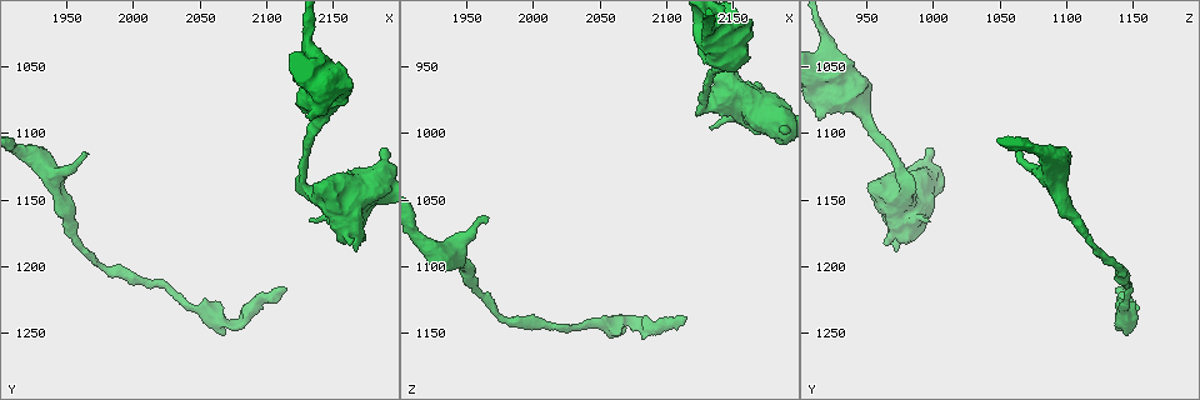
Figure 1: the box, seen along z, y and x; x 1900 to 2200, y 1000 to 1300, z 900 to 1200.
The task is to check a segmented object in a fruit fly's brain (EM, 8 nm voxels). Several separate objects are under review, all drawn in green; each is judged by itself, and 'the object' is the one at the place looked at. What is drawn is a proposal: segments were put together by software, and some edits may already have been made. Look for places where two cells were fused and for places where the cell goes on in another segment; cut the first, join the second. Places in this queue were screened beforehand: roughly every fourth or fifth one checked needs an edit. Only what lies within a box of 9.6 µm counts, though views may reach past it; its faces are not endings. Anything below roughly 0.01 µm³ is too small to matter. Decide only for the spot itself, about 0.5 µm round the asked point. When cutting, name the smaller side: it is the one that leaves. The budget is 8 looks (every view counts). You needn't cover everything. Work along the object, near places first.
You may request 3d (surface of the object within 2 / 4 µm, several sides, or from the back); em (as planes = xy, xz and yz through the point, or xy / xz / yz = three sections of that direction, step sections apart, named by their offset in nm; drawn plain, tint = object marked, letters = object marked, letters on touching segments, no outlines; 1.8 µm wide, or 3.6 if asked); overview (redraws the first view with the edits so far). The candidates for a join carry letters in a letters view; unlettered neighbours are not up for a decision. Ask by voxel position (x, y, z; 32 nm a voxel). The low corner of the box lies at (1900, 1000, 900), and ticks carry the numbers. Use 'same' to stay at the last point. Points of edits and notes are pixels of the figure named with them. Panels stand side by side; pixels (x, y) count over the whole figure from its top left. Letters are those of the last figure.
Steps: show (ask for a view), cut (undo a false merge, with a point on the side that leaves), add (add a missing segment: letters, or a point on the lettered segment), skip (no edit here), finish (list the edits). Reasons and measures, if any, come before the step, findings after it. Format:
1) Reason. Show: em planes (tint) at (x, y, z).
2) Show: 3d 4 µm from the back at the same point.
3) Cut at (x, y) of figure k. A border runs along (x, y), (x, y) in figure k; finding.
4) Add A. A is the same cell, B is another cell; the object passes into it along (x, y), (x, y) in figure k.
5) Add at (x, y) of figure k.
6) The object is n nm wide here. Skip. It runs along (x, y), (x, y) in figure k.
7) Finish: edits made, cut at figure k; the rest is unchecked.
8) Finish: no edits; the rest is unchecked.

End of a long branch. Show: em planes (letters) at (2116, 1218, 1138).

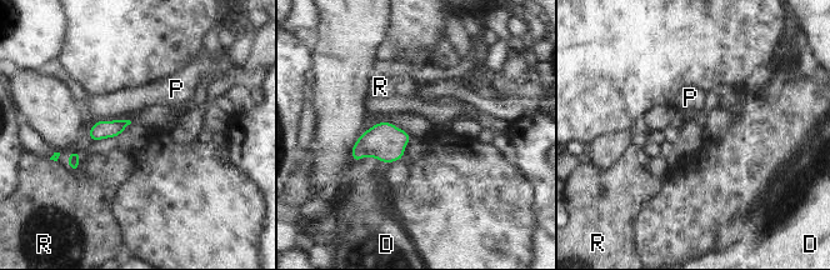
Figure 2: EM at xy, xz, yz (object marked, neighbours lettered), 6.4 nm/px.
Skip. D, P and R are other cells; a border runs along (126, 119), (95, 121) in figure 2; no lettered segment goes on from it.

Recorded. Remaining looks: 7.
An open end. Show: em planes (letters) at (1966, 1114, 1064).

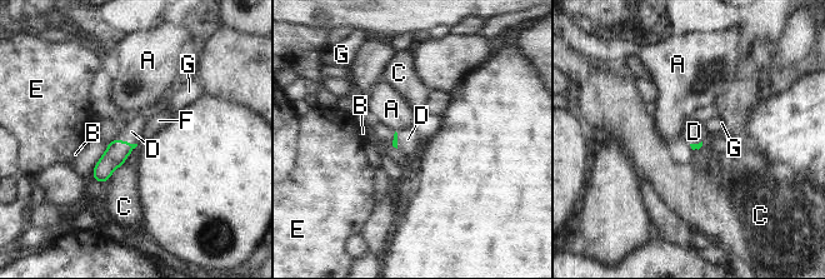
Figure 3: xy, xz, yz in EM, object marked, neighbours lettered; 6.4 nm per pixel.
Add D. D is the same cell, A, B, C, E, F and G are other cells; the object passes into it along (116, 153), (126, 142), (131, 131) in figure 3; it goes on there.

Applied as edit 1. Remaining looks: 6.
Stops while still wide. Show: 3d 4 µm at (2146, 1136, 950).

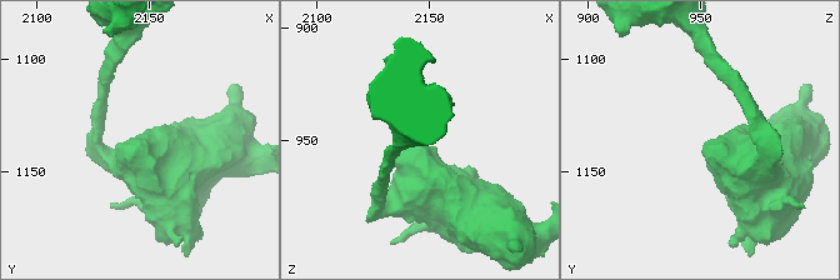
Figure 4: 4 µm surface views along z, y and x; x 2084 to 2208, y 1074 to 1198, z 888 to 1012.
Show: em 3.6 µm planes (letters) at (2146, 1137, 952).

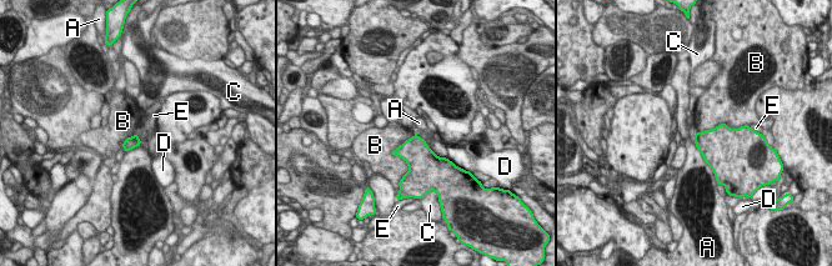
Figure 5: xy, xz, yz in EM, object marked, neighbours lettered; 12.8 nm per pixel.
Skip. A, B, C, D and E are other cells; a border runs along (415, 132), (391, 152), (402, 175) in figure 5; no lettered segment goes on from it.

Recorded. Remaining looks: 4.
Finish: edits made, add at figure 3; the rest is unchecked.

